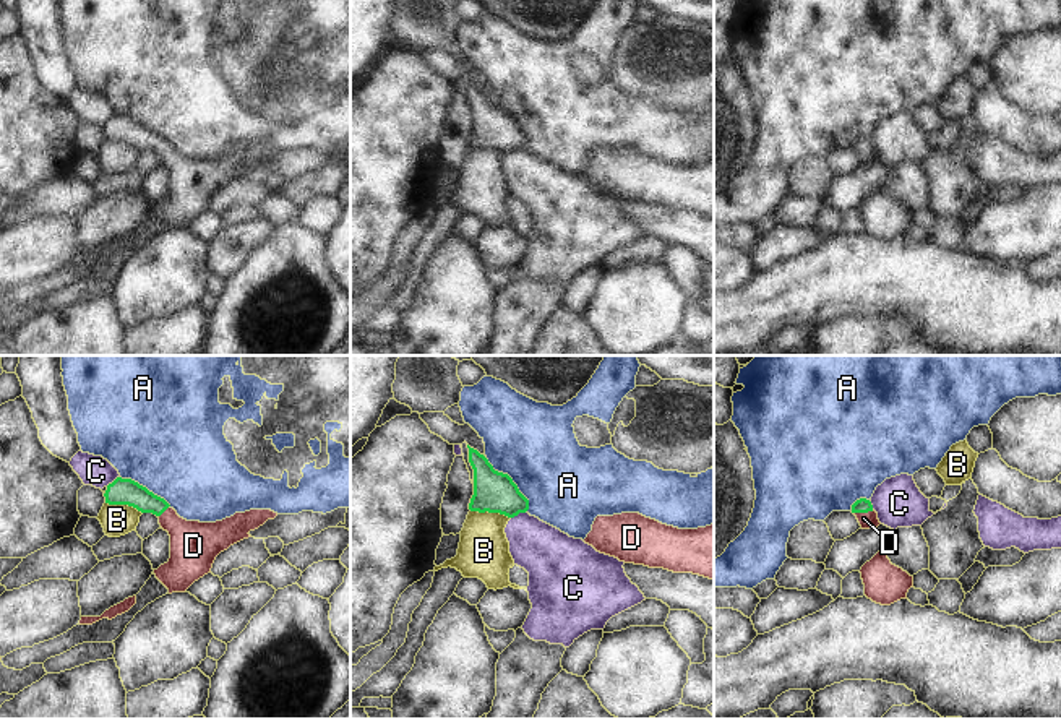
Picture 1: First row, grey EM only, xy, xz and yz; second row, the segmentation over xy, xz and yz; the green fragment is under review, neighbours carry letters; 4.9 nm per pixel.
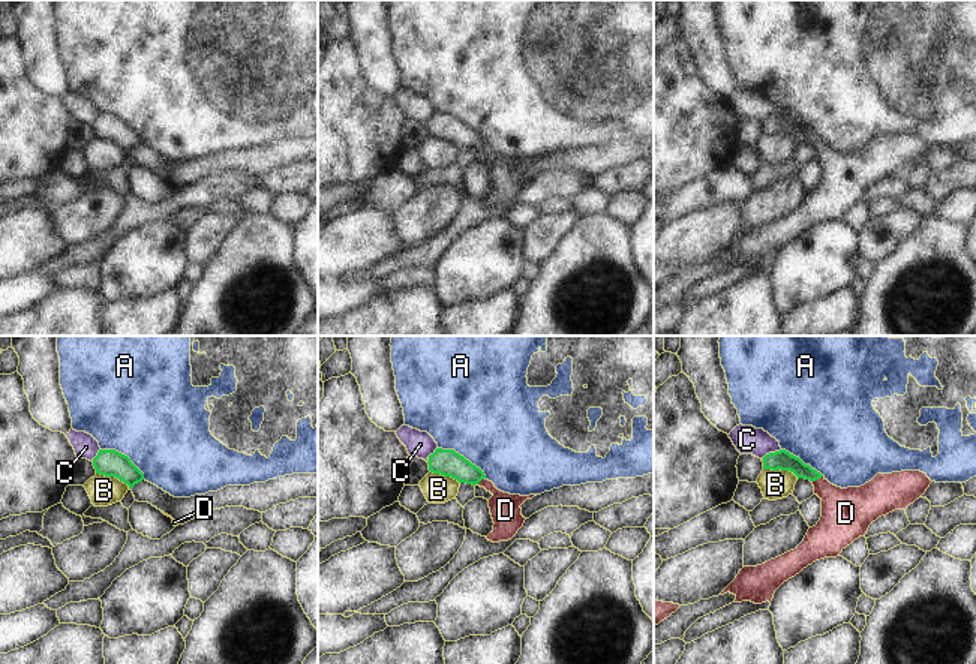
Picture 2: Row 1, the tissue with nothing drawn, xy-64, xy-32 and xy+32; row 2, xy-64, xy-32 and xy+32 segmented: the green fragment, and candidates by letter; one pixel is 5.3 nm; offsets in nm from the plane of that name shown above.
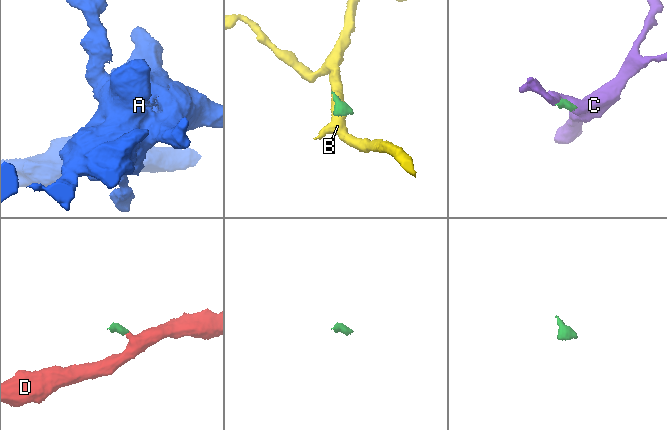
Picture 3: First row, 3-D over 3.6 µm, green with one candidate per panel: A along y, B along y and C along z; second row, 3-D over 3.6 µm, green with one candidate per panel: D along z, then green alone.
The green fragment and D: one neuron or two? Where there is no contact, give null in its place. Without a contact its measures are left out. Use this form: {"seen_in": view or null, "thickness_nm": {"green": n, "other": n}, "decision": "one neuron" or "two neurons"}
{"seen_in": "yz", "thickness_nm": {"green": 70, "other": 80}, "decision": "one neuron"}

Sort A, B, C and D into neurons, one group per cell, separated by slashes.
A / B / C / D

